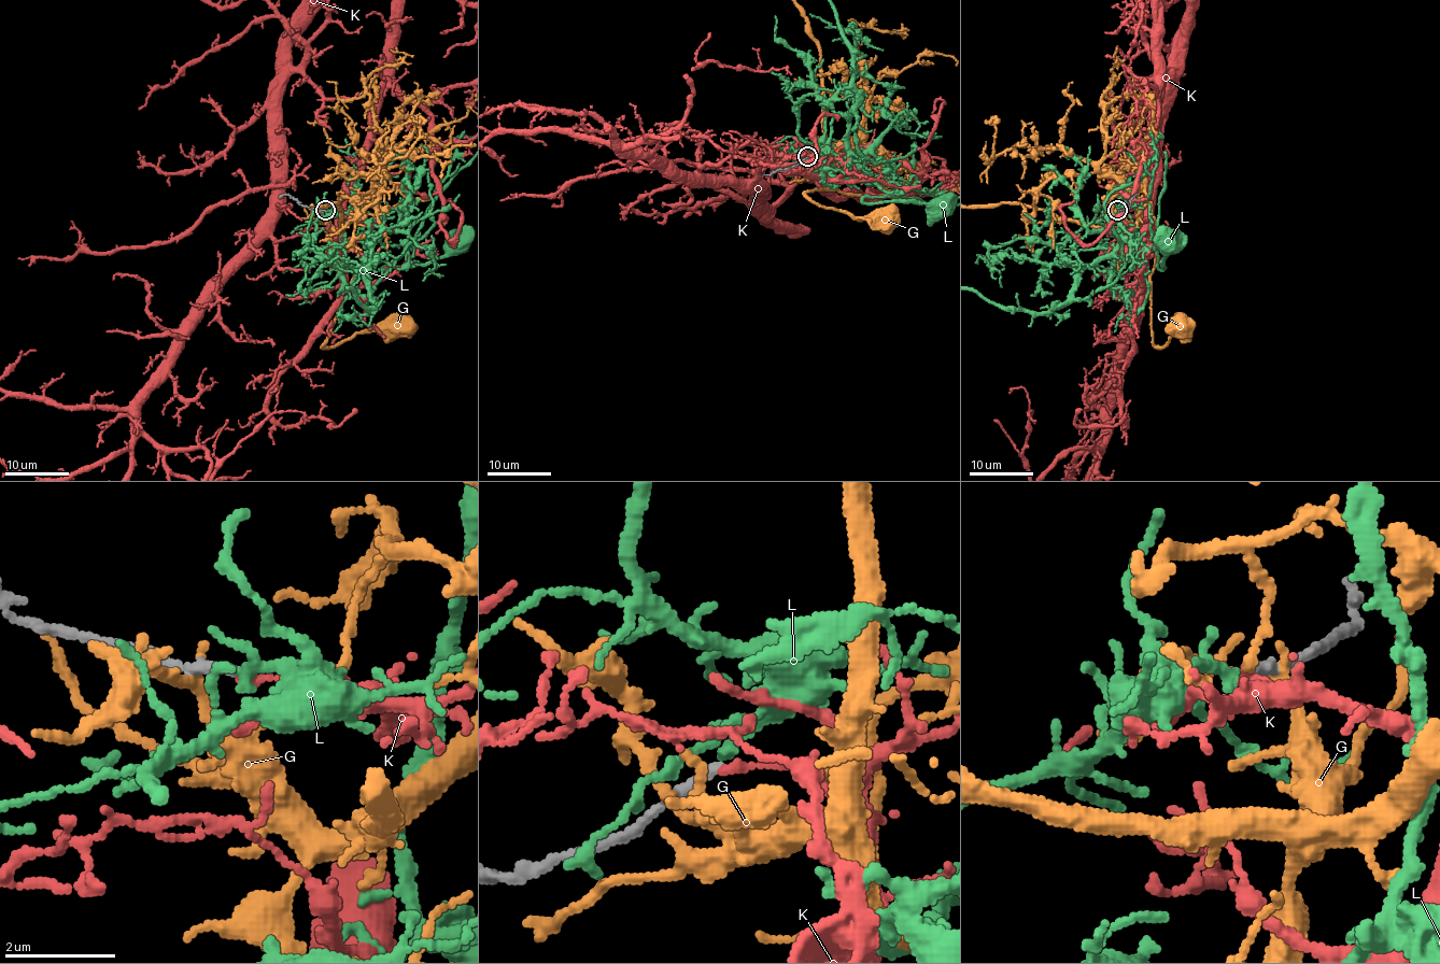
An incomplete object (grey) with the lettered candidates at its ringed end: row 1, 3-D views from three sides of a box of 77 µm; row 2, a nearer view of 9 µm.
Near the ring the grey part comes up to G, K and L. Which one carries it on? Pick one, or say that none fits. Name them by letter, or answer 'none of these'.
L

